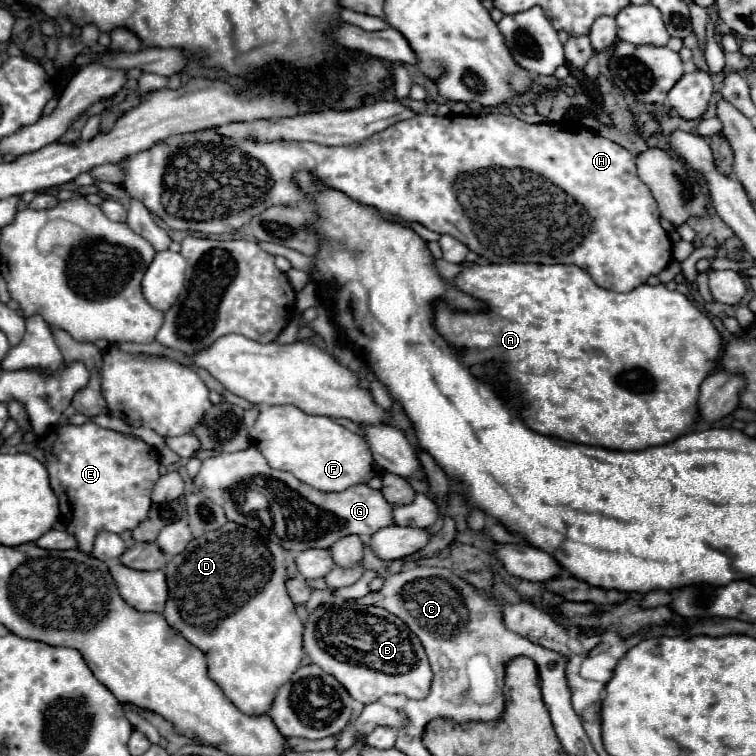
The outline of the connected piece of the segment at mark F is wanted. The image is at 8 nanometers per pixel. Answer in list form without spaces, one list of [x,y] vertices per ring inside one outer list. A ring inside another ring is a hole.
[[[295,405],[263,407],[253,429],[249,431],[249,437],[273,469],[293,473],[299,481],[319,491],[345,491],[347,487],[367,483],[381,473],[363,437],[329,417],[309,415]]]

